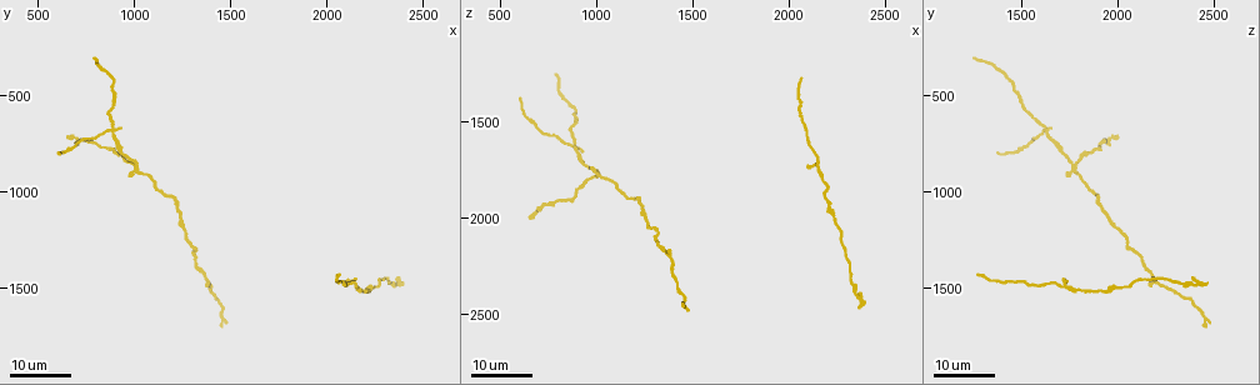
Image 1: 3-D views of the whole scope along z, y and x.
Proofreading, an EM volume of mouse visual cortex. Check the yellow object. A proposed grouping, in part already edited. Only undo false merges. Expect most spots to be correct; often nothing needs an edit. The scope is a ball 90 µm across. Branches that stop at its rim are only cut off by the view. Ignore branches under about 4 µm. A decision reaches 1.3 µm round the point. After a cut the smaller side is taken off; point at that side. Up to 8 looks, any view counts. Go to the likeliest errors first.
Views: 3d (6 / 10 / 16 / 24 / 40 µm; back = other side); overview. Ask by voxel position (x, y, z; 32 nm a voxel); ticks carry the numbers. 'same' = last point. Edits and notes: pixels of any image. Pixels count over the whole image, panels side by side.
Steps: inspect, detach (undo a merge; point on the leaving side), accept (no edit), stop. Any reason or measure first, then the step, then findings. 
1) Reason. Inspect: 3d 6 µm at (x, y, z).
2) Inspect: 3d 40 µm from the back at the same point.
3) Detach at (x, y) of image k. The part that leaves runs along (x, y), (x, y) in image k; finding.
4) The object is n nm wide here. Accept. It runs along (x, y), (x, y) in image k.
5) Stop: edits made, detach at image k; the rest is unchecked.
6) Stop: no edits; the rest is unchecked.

Small branch off a trunk. Inspect: 3d 16 µm at (890, 670, 1620).

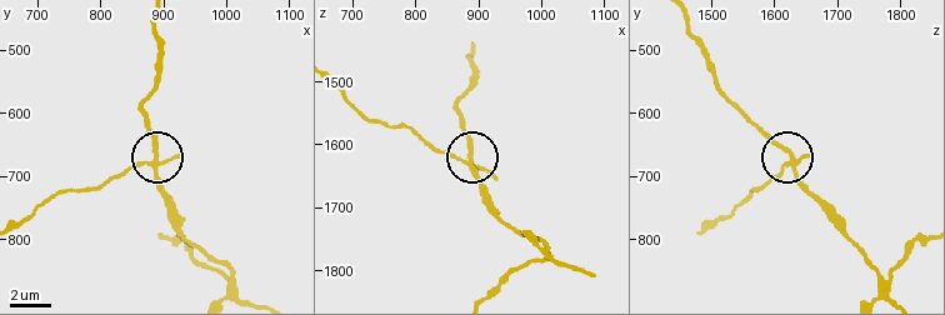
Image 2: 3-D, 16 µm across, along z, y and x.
Zoom in. Inspect: 3d 6 µm at (885, 675, 1625).

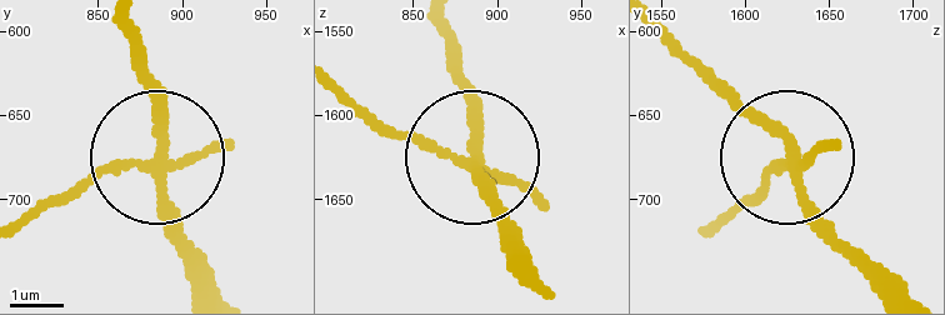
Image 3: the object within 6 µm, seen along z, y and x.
The object is 190 nm wide here. Detach at (85, 189) of image 3. The part that leaves runs along (158, 165), (95, 174), (28, 219) in image 3; two neurons meet here.

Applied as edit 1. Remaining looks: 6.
Three-way junction. Inspect: 3d 16 µm at (2150, 1490, 1720).

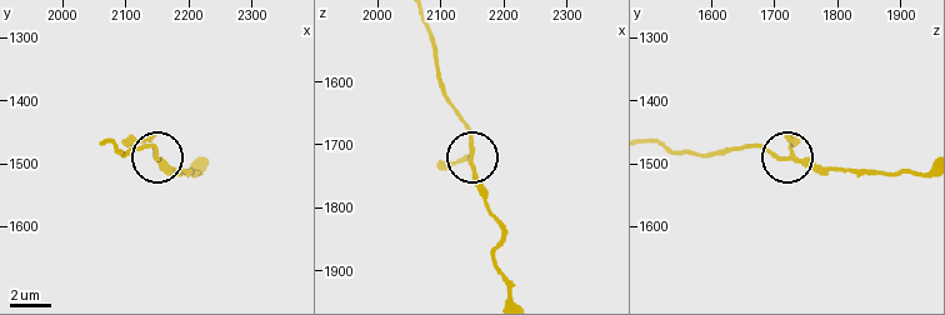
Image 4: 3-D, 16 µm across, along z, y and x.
Closer look. Inspect: 3d 6 µm at (2150, 1495, 1725).

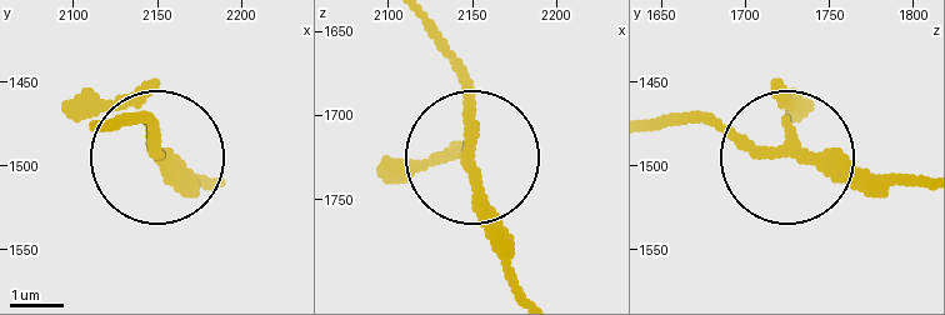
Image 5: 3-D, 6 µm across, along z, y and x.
Inspect: 3d 6 µm from the back at (2150, 1492, 1726).

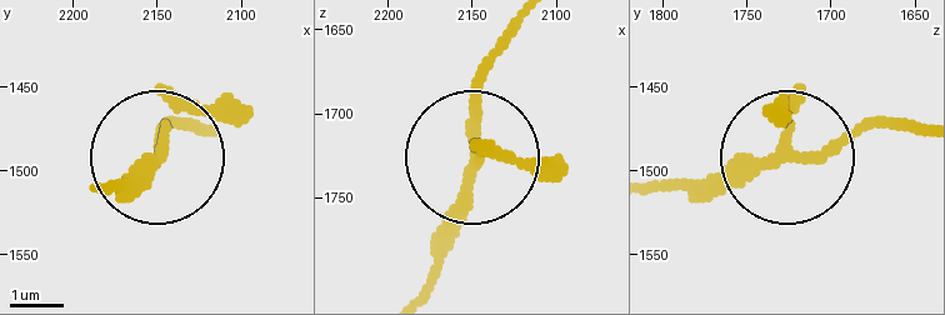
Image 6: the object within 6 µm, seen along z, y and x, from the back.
The side arm is 17 µm long; 3 arms meet here. Accept. Continuous, no second neuron.

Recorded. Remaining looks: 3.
Thin arm on a thick one. Inspect: 3d 24 µm at (1000, 860, 1780).

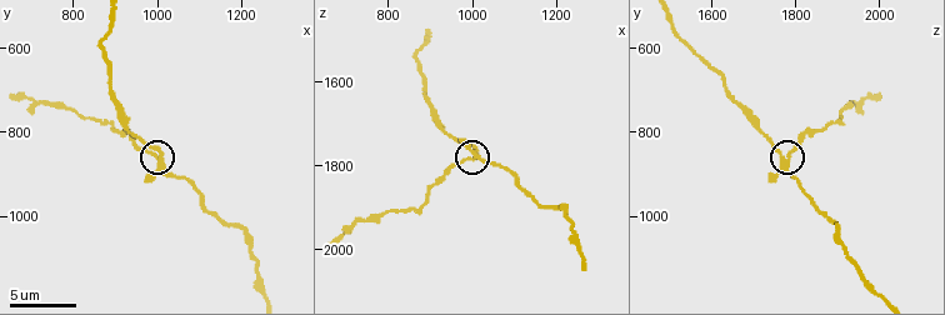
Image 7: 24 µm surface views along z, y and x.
Zoom in. Inspect: 3d 10 µm at (1005, 865, 1770).

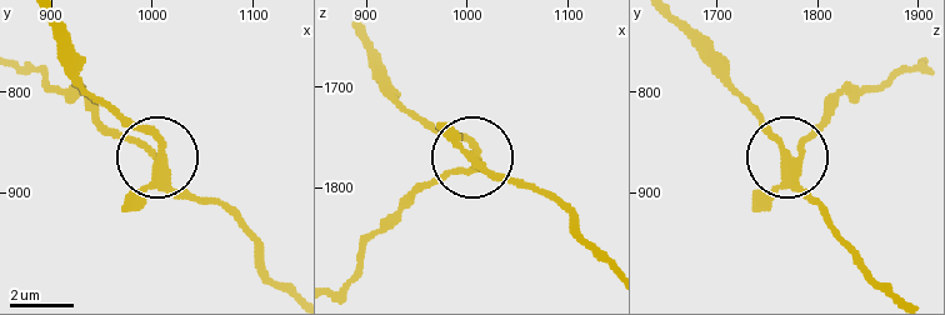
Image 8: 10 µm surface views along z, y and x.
The object is 240 nm wide here. Accept. One neuron here.

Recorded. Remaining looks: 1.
Stop: edits made, detach at image 3; the rest is unchecked.

